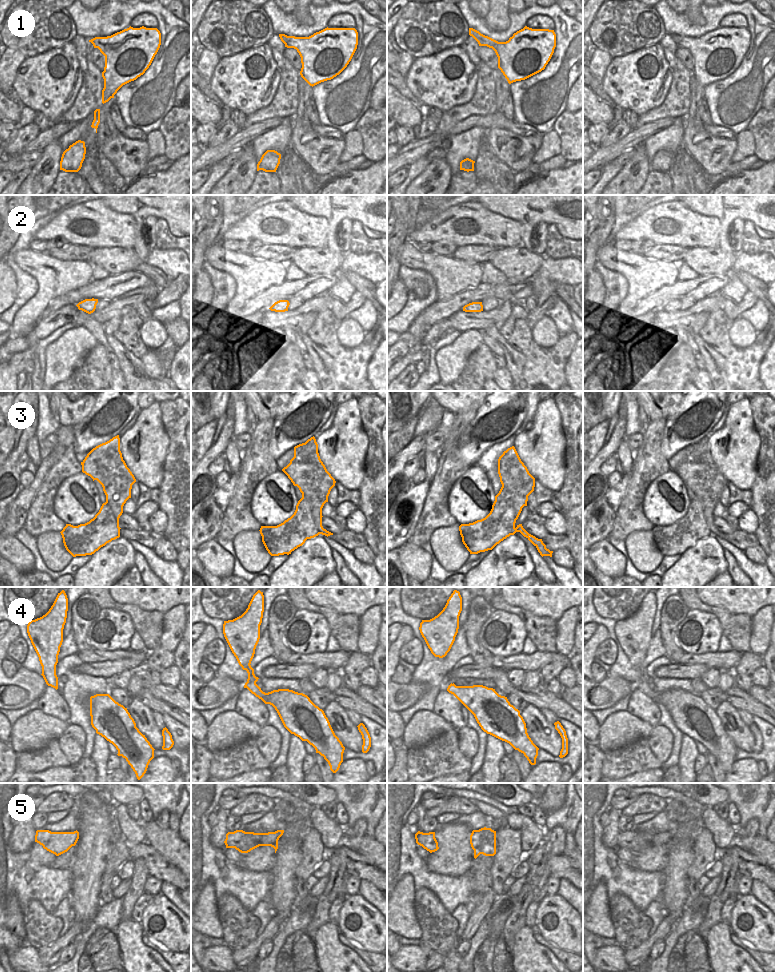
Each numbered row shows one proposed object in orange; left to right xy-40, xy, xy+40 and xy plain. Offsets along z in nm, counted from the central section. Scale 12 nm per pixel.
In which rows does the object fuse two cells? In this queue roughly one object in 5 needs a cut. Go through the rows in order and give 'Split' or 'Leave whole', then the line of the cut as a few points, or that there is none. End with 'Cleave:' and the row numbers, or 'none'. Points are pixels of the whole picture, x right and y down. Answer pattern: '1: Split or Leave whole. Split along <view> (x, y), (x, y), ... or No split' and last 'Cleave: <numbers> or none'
1: Leave whole. No split
2: Leave whole. No split
3: Split. Split along xy+40 (516, 527), (521, 532)
4: Leave whole. No split
5: Leave whole. No split
Cleave: 3

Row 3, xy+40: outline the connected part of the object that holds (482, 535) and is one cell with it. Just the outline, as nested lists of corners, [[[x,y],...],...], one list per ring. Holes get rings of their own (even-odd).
[[[514,446],[498,459],[502,487],[495,496],[490,513],[483,519],[459,526],[462,542],[470,554],[492,550],[497,544],[521,531],[515,527],[528,496],[534,491],[535,478],[521,461]]]

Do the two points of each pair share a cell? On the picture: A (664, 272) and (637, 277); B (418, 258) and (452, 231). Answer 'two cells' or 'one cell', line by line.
A: one cell
B: two cells

